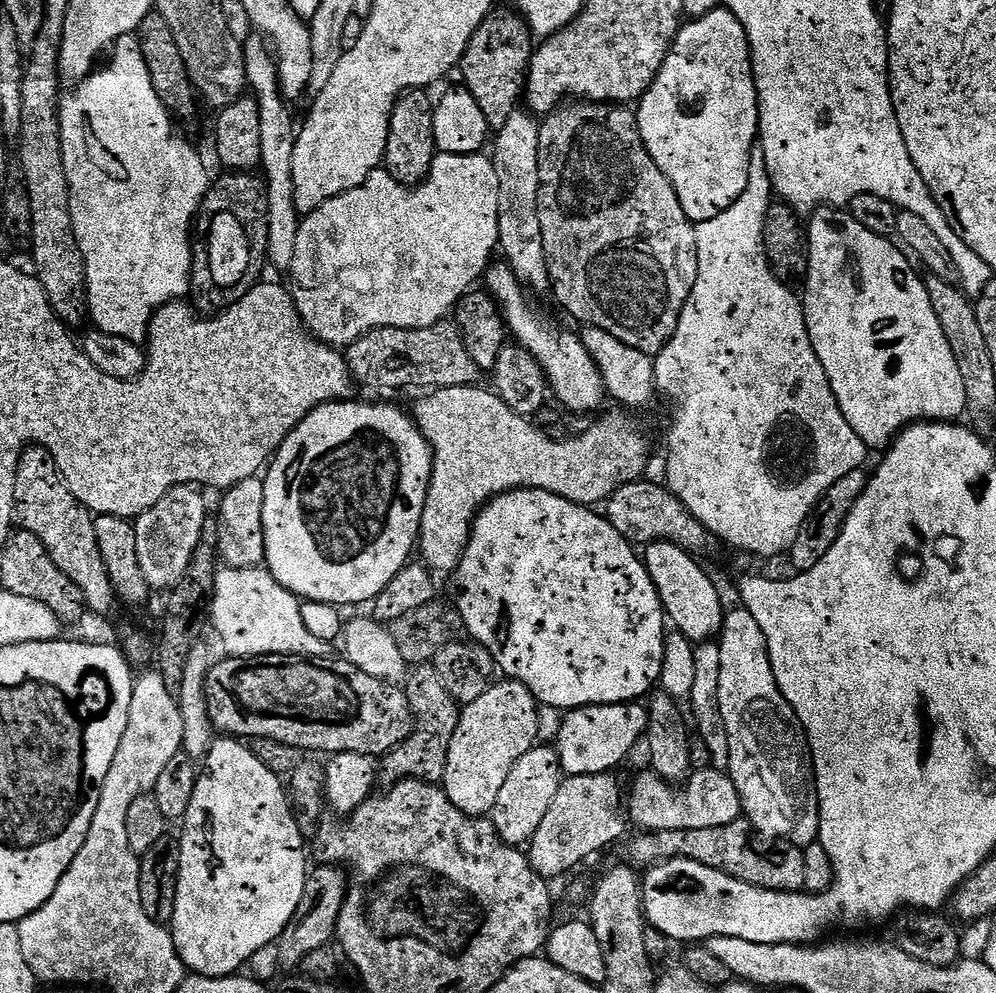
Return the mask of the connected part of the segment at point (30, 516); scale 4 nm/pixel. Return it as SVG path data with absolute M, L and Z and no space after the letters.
M42 446L25 447L18 458L16 471L16 515L19 527L34 534L42 546L46 546L48 557L82 590L82 596L89 613L104 616L115 604L118 597L111 584L102 553L95 538L95 519L84 505L74 498L60 471L56 469L50 450Z

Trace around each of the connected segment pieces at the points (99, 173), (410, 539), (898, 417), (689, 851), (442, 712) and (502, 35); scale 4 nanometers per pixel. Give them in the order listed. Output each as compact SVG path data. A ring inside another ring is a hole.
M135 35L123 36L122 39L116 41L114 47L111 49L110 57L112 61L109 62L108 68L101 67L99 70L93 71L92 75L86 77L85 80L79 81L75 85L76 88L72 93L63 97L60 106L60 133L62 134L62 154L64 155L64 165L66 166L66 178L68 179L68 185L70 186L70 218L72 219L72 225L74 226L74 234L78 238L78 246L82 250L82 258L84 259L84 281L88 287L88 314L93 324L99 331L106 334L114 334L118 338L126 338L130 342L143 345L147 341L148 327L152 321L152 315L163 306L168 304L171 300L184 300L189 295L192 286L192 246L194 243L194 221L200 210L200 203L204 201L204 196L208 192L210 187L210 179L208 180L208 172L204 169L204 160L196 153L196 148L188 140L183 140L182 137L176 133L177 125L174 123L174 117L166 110L166 106L162 102L162 98L158 98L158 94L154 90L154 82L150 82L150 70L146 70L146 58L142 58L142 50L140 49L140 43L136 41Z
M359 398L350 400L334 400L331 404L323 404L314 409L314 411L305 418L302 422L298 422L298 426L288 437L282 442L282 446L276 451L275 456L272 457L270 463L267 465L266 473L263 477L264 489L266 490L266 502L262 506L262 526L264 527L264 564L266 565L272 576L278 581L286 590L290 590L296 596L300 597L301 601L307 602L313 600L314 602L322 602L323 604L334 604L337 606L345 606L344 604L364 604L375 600L378 594L382 594L382 590L386 590L386 586L390 582L390 578L394 578L394 574L398 574L404 568L404 565L409 563L411 554L417 547L420 539L420 523L422 522L422 510L426 506L426 494L428 487L432 481L432 447L430 442L422 434L422 430L416 425L415 419L411 415L408 416L400 408L395 408L392 404L363 404Z
M821 206L811 213L809 220L812 221L807 221L806 224L808 275L806 283L803 285L803 287L805 286L804 292L802 291L804 317L810 334L810 342L814 346L814 354L818 354L818 362L822 362L822 370L826 370L830 390L834 390L834 398L842 410L842 418L846 418L846 422L850 422L850 430L854 430L854 434L858 434L858 438L862 438L862 442L869 450L876 450L876 448L884 450L909 424L959 421L966 412L966 385L962 382L958 362L954 362L954 350L950 350L950 342L946 342L946 334L942 334L938 314L934 314L934 306L930 306L930 294L926 290L924 280L912 269L913 261L899 247L896 249L889 237L870 234L870 230L866 230L866 226L854 222L854 218L848 211L841 210L839 207Z
M741 818L726 826L710 826L710 830L670 830L640 834L632 848L636 851L637 862L643 866L681 856L702 862L702 866L710 866L710 870L722 870L722 874L730 874L750 886L765 888L767 892L801 891L806 882L804 852L795 844L787 844L784 840L764 843L768 845L759 842L764 843L758 839L750 821Z
M433 663L415 665L408 674L405 696L411 708L415 726L402 743L393 748L378 764L378 778L385 787L392 787L400 780L424 780L430 784L443 781L446 758L449 757L450 742L460 721L459 704L446 690Z
M516 10L489 12L466 46L458 72L464 75L463 87L467 88L474 102L478 102L482 114L486 114L486 122L493 133L500 132L502 126L506 126L510 114L521 107L533 51L534 37L528 29L528 21Z

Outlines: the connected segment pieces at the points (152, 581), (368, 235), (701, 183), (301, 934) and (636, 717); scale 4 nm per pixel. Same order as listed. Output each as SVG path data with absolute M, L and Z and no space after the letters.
M179 484L171 488L157 504L150 506L137 516L134 525L137 532L138 561L145 575L149 589L165 588L171 590L186 574L194 548L202 538L202 526L210 515L204 505L203 491L195 487Z
M440 152L432 163L427 178L421 184L409 186L399 184L386 170L377 170L362 182L354 190L346 190L346 194L338 194L330 198L322 206L318 206L312 212L307 213L300 221L298 238L295 243L294 260L290 269L292 284L290 291L292 301L304 322L304 327L311 335L315 336L321 344L333 346L347 346L353 344L358 338L362 338L368 332L379 328L429 328L441 323L445 318L453 315L457 302L473 291L476 279L487 273L494 257L497 255L500 243L500 231L498 230L498 214L500 213L500 195L498 194L498 174L496 167L487 155L463 156L462 154L450 154Z
M721 6L710 10L708 14L689 19L681 27L672 40L672 49L668 51L662 62L662 70L658 70L658 74L652 85L649 86L648 92L640 97L635 114L642 134L642 142L650 154L650 158L654 158L658 170L662 170L662 174L666 174L670 186L674 186L674 194L678 194L678 202L682 202L682 210L686 210L686 214L691 218L693 224L697 225L706 222L710 218L718 218L718 214L722 214L727 208L734 206L734 202L738 202L738 198L746 190L750 178L750 158L752 157L752 149L757 147L758 144L760 115L758 114L756 83L752 73L752 51L748 45L746 30L740 19L729 8Z
M320 864L309 871L294 918L287 923L286 930L277 941L279 962L283 971L292 972L299 969L302 958L306 958L313 950L327 947L335 939L337 922L349 883L347 871L339 865Z
M641 703L592 704L565 713L554 741L554 749L567 776L609 773L631 752L636 742L643 739L647 728L647 707Z

